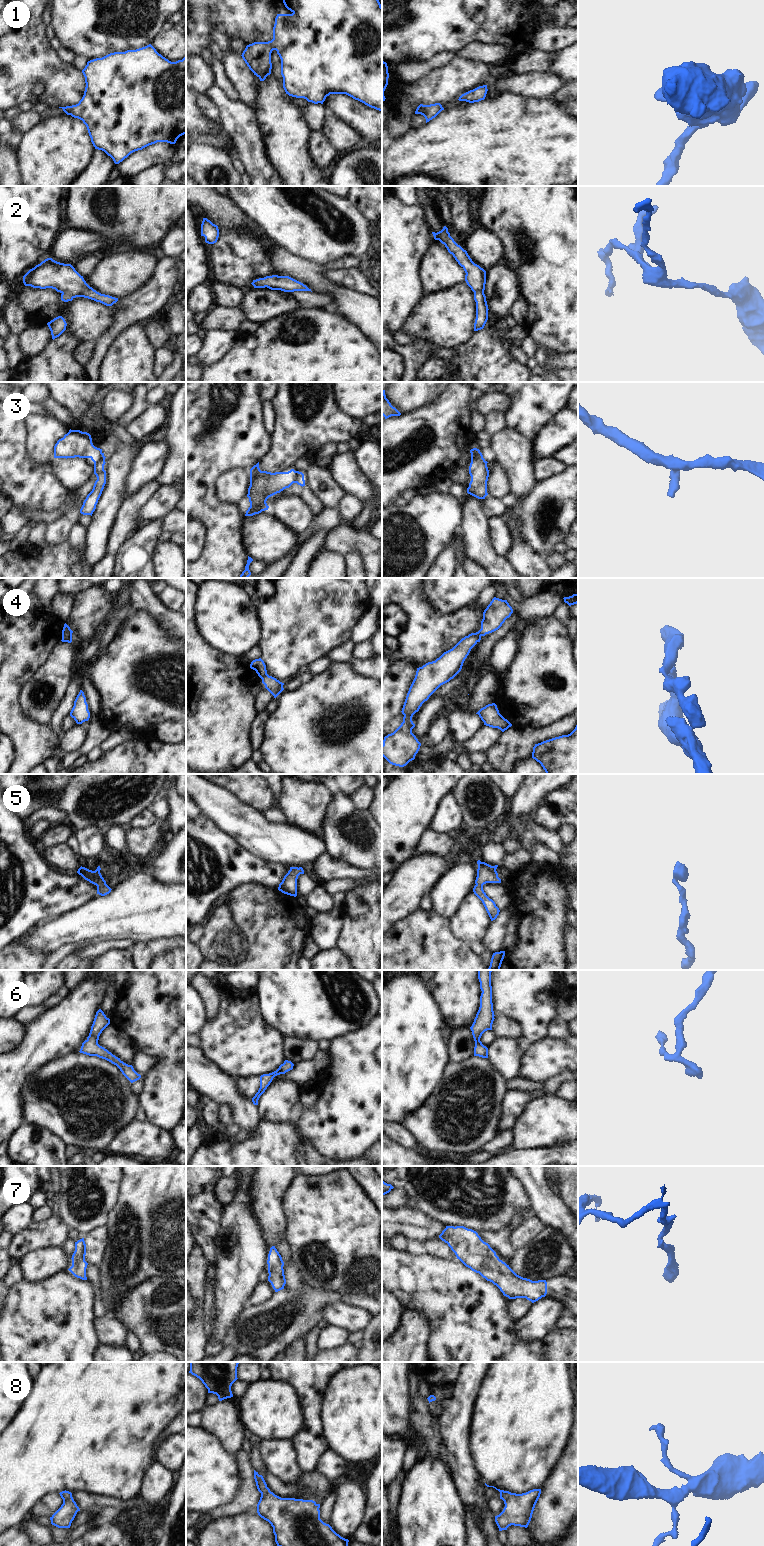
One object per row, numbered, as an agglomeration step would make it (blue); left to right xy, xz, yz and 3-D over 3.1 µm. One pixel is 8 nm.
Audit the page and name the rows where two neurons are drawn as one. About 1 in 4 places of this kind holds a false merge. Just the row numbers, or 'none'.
3, 4

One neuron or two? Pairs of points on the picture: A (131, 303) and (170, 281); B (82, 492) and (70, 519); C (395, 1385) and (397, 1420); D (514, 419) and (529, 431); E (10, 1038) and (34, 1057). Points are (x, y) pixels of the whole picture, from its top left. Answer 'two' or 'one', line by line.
A: one
B: one
C: one
D: one
E: two

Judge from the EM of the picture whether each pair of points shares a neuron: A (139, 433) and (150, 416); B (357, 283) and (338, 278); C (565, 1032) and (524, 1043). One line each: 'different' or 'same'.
A: same
B: same
C: different

